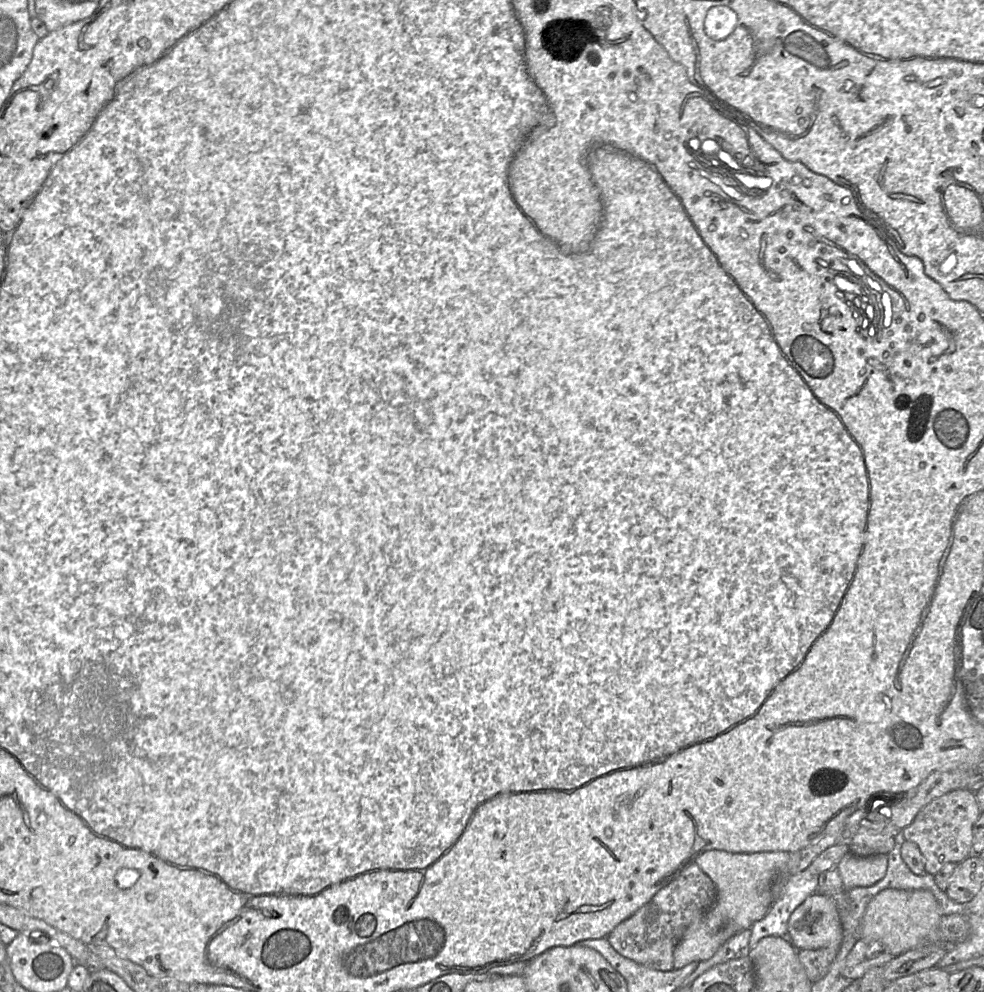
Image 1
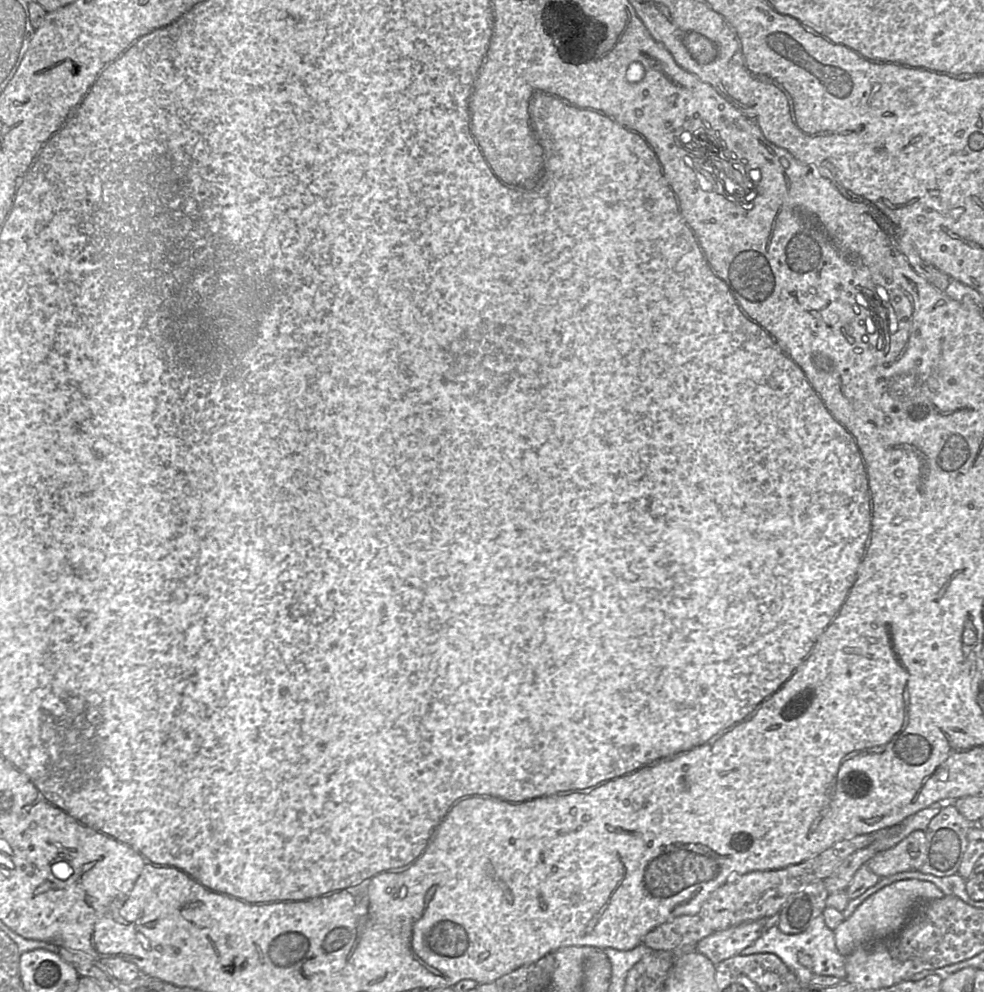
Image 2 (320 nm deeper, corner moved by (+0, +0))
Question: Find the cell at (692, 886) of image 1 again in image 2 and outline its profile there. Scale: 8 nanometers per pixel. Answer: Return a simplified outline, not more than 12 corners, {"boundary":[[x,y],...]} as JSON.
{"boundary":[[873,835],[842,840],[778,870],[730,878],[695,915],[648,932],[670,951],[730,927],[778,915]]}

